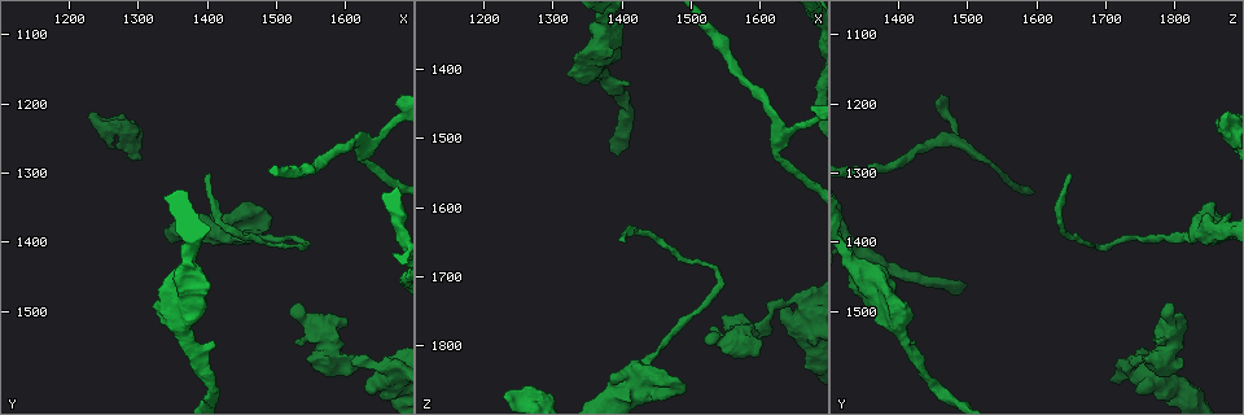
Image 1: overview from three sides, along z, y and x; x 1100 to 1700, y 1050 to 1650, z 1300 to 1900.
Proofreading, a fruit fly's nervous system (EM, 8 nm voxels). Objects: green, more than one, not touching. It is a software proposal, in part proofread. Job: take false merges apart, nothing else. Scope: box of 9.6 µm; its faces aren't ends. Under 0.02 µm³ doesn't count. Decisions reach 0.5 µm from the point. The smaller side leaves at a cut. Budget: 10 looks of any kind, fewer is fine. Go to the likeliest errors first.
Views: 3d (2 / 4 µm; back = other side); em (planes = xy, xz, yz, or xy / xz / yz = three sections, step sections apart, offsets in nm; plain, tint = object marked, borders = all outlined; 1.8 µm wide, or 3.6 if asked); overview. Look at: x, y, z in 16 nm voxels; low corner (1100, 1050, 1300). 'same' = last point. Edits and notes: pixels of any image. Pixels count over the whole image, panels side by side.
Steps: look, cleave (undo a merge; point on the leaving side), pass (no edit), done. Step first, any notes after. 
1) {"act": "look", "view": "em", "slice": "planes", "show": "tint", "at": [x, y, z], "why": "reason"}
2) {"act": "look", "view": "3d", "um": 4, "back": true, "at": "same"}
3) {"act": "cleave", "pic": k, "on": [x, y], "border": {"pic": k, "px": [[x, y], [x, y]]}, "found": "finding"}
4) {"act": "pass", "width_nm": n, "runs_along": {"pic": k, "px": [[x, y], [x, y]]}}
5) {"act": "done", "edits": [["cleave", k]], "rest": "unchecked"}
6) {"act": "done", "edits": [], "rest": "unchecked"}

{"act": "look", "view": "3d", "um": 2, "at": [1420, 1380, 1835]}

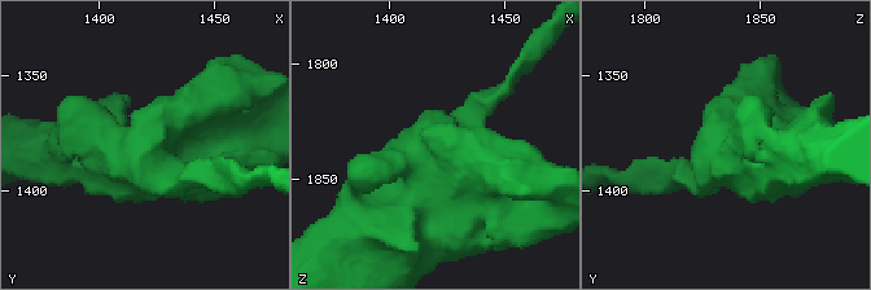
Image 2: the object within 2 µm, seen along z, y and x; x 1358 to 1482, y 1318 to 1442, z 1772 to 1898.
{"act": "look", "view": "em", "slice": "yz", "step": 4, "show": "tint", "at": [1419, 1384, 1838], "why": "shape alone is not enough"}

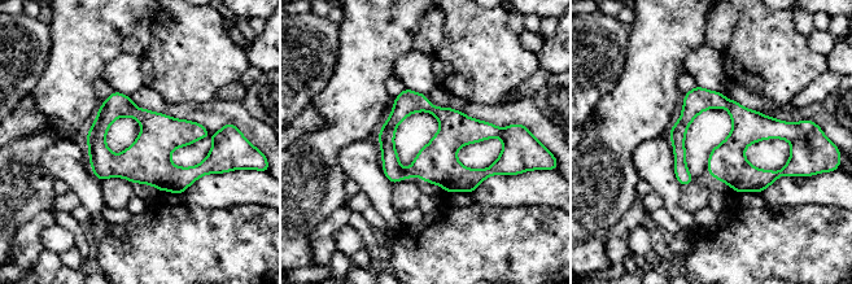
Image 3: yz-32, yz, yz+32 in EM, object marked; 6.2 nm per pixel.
{"act": "look", "view": "em", "slice": "planes", "show": "tint", "at": "same"}

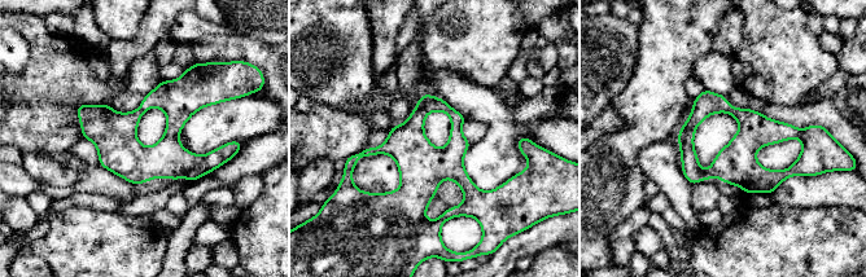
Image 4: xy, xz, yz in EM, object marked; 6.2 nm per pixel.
{"act": "pass", "runs_along": {"pic": 4, "px": [[81, 108], [136, 162], [222, 149]]}, "found": "one neuron here"}

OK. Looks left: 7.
{"act": "look", "view": "3d", "um": 2, "at": [1645, 1255, 1485], "why": "sudden change in width"}

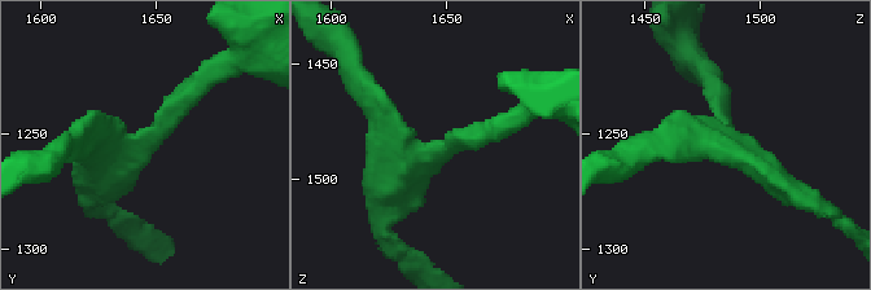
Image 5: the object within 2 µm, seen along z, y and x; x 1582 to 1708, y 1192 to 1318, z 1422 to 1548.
{"act": "look", "view": "em", "slice": "planes", "show": "tint", "at": [1644, 1252, 1488], "arms": 3, "arm_widths_nm": [160, 170, 170]}

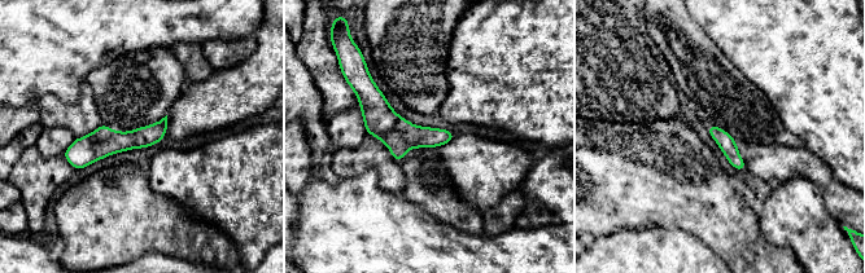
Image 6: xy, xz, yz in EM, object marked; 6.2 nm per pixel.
{"act": "pass", "width_nm": 100, "runs_along": {"pic": 6, "px": [[164, 122], [148, 136], [68, 155]]}, "found": "continuous, no second neuron"}

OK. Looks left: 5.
{"act": "look", "view": "em", "um": 3.6, "slice": "planes", "show": "tint", "at": [1545, 1510, 1795], "why": "sudden change in width"}

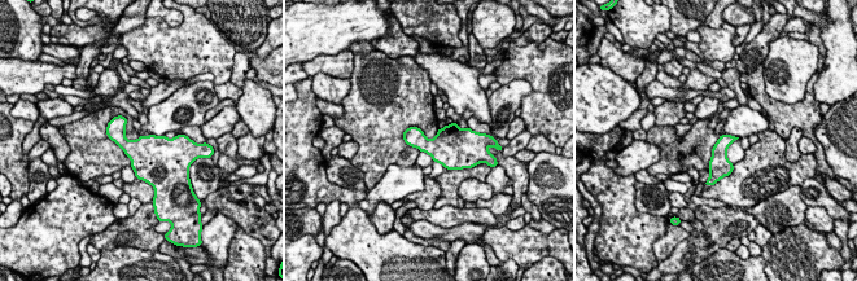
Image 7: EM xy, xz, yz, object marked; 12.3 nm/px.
{"act": "pass", "found": "one neuron here"}

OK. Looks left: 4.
{"act": "look", "view": "em", "um": 3.6, "slice": "xy", "step": 16, "show": "tint", "at": [1660, 1585, 1745], "why": "sharp bend"}

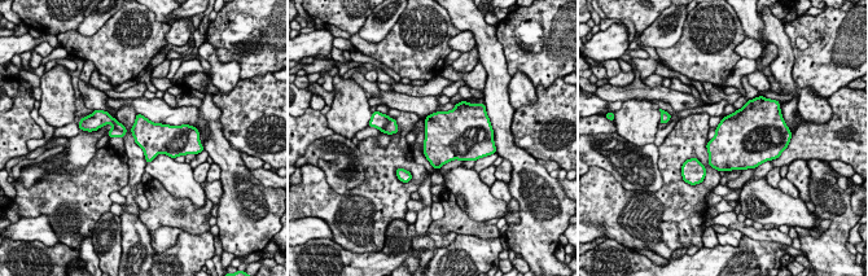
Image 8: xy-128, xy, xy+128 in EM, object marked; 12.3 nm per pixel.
{"act": "pass", "width_nm": 360, "found": "all the same neuron"}

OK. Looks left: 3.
{"act": "done", "edits": [], "rest": "unchecked"}

